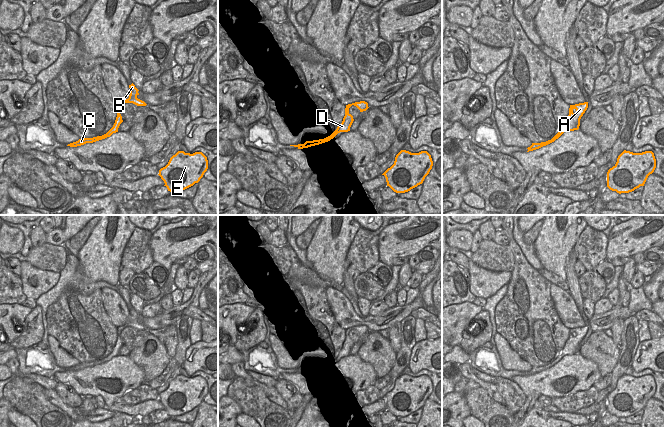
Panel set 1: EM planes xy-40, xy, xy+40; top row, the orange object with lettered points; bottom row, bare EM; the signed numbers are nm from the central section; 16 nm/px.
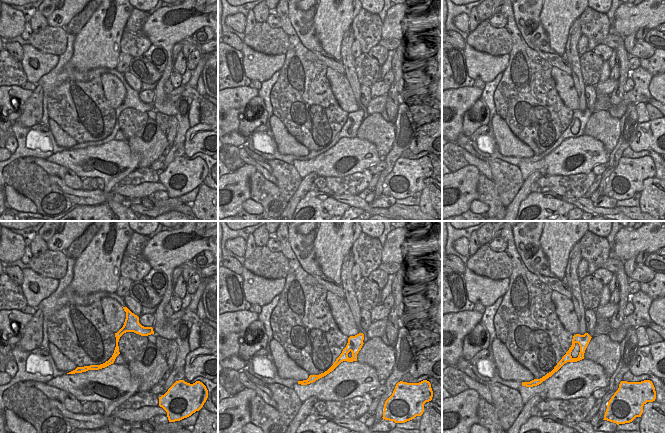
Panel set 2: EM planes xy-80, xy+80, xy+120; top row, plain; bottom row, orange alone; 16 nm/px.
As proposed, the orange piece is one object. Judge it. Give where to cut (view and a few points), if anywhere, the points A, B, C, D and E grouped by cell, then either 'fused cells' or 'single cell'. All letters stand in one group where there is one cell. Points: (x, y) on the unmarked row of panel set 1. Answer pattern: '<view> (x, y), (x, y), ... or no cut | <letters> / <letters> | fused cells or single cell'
no cut | A B C D E | single cell

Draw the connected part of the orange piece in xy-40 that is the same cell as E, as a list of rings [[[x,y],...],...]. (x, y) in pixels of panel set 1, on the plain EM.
[[[178,375],[168,388],[159,394],[159,400],[171,417],[185,414],[198,407],[208,393],[207,381],[202,376],[193,378]]]

